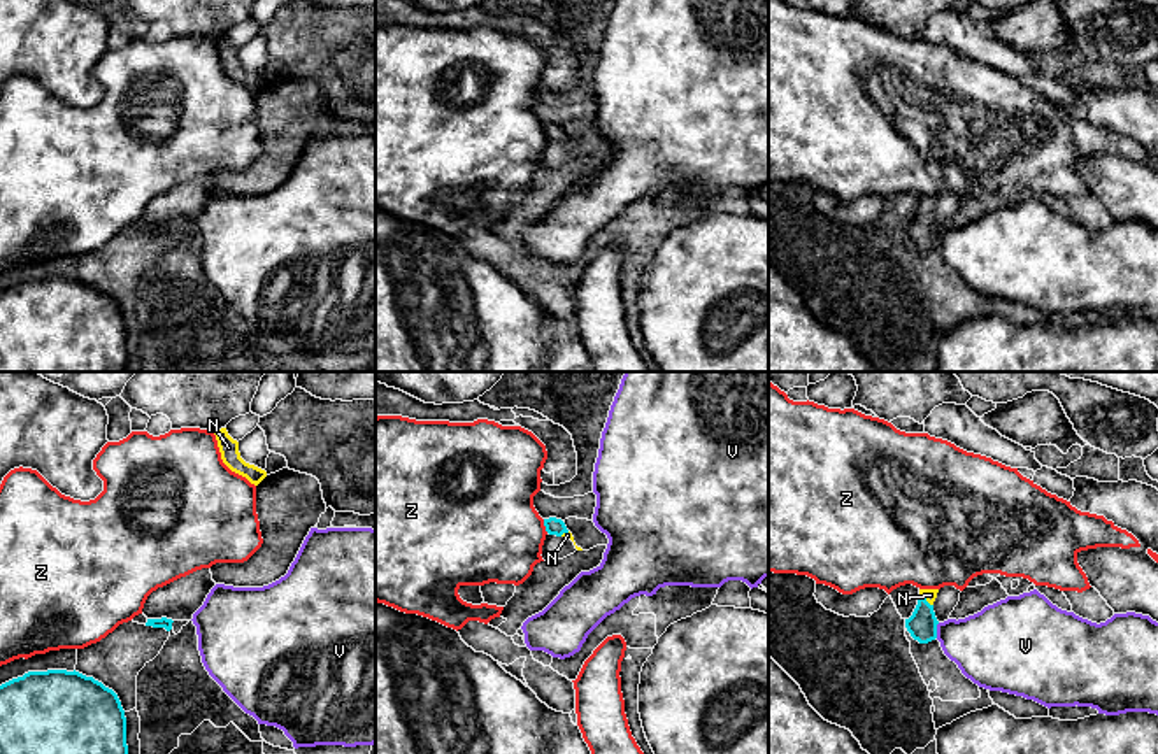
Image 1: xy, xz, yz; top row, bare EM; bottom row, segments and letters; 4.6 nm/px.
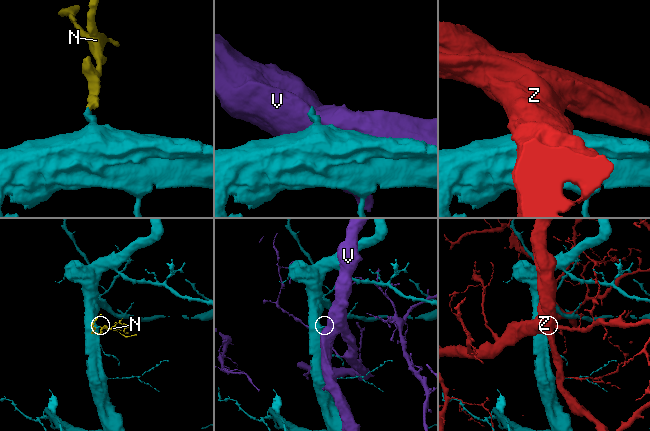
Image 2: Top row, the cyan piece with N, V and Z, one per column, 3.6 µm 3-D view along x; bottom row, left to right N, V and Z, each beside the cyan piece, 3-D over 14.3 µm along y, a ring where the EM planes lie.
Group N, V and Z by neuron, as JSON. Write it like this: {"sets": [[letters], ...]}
{"sets": [["N"], ["V"], ["Z"]]}

